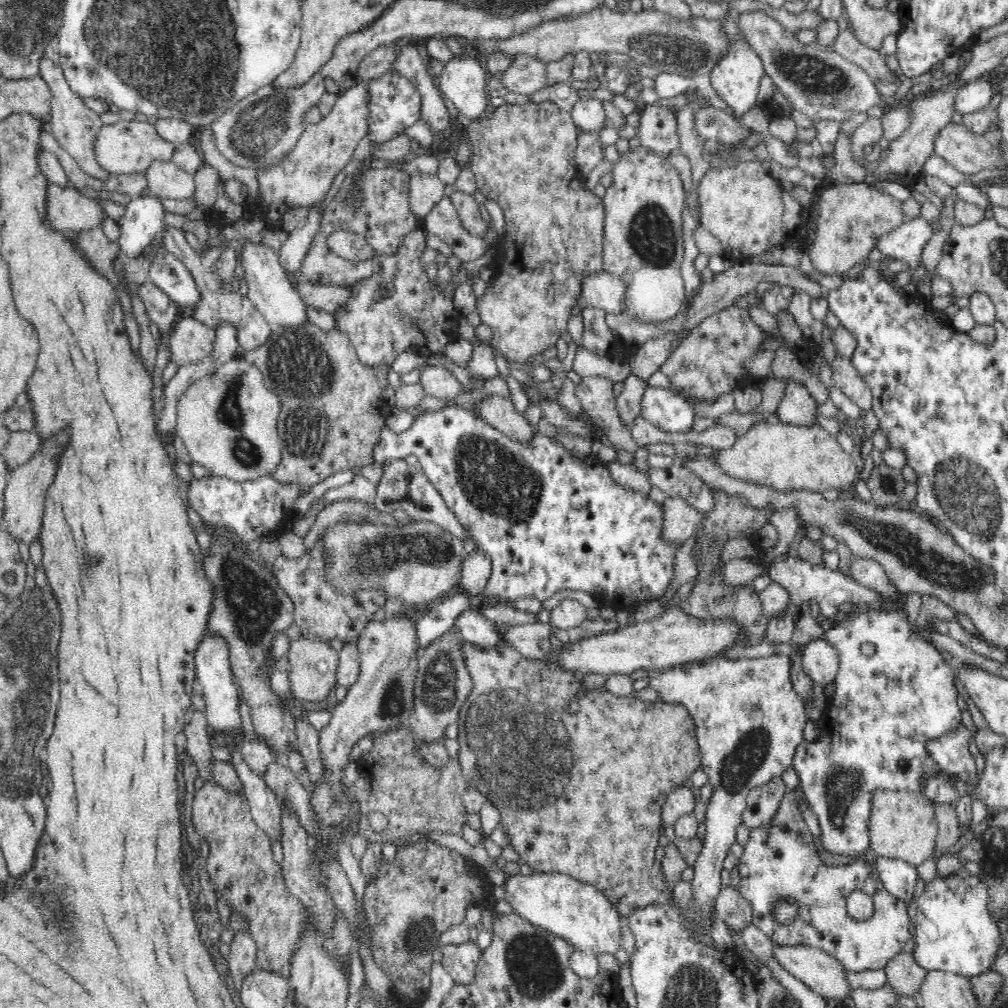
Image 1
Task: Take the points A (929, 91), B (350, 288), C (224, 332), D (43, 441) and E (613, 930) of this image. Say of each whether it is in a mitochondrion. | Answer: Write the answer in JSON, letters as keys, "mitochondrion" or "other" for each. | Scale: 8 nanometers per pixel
{"A":"other","B":"other","C":"other","D":"other","E":"other"}

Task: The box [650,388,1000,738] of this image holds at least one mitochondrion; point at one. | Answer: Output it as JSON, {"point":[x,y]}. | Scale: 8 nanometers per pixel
{"point":[933,566]}

